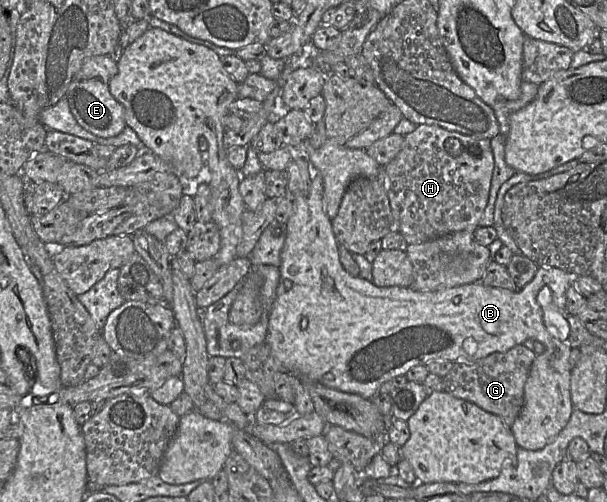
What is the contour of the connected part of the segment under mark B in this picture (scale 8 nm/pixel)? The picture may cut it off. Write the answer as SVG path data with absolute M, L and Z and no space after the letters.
M317 171L312 173L312 181L307 195L291 198L294 211L291 218L286 222L286 239L281 252L281 264L279 266L280 279L276 291L276 299L272 306L268 319L268 328L265 342L269 345L273 356L284 367L285 372L290 377L290 384L294 390L294 406L296 410L303 413L314 410L308 384L318 382L327 388L336 389L346 393L358 394L365 399L371 399L379 387L386 381L405 375L411 368L417 365L425 365L434 360L447 360L450 362L472 363L487 357L495 352L506 352L516 345L522 345L526 340L532 339L544 345L542 354L535 357L530 368L526 383L524 385L524 404L520 414L511 427L517 447L537 451L551 443L560 431L568 423L574 409L570 395L570 372L569 355L572 347L567 339L570 336L570 328L566 320L566 291L573 281L573 276L555 267L539 267L534 278L520 291L509 291L494 288L475 282L453 288L442 289L435 292L420 292L409 287L377 287L373 282L349 274L342 266L339 258L339 243L334 235L331 219L325 212L323 202L323 178Z

